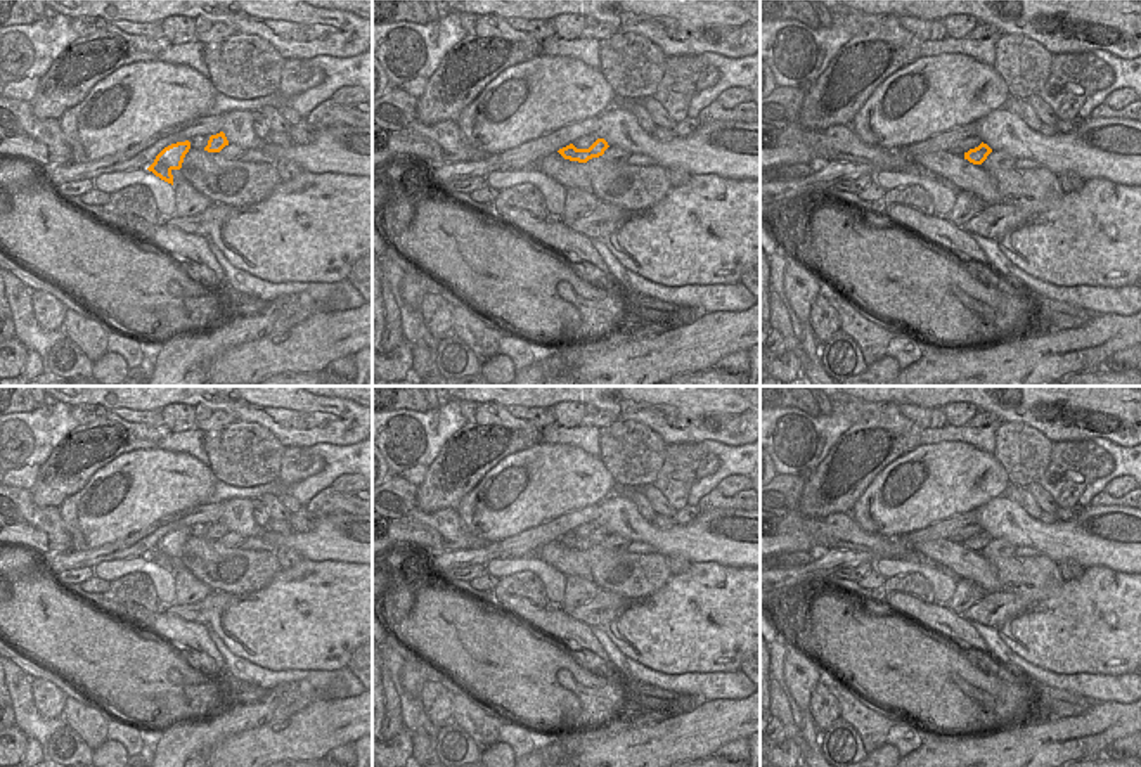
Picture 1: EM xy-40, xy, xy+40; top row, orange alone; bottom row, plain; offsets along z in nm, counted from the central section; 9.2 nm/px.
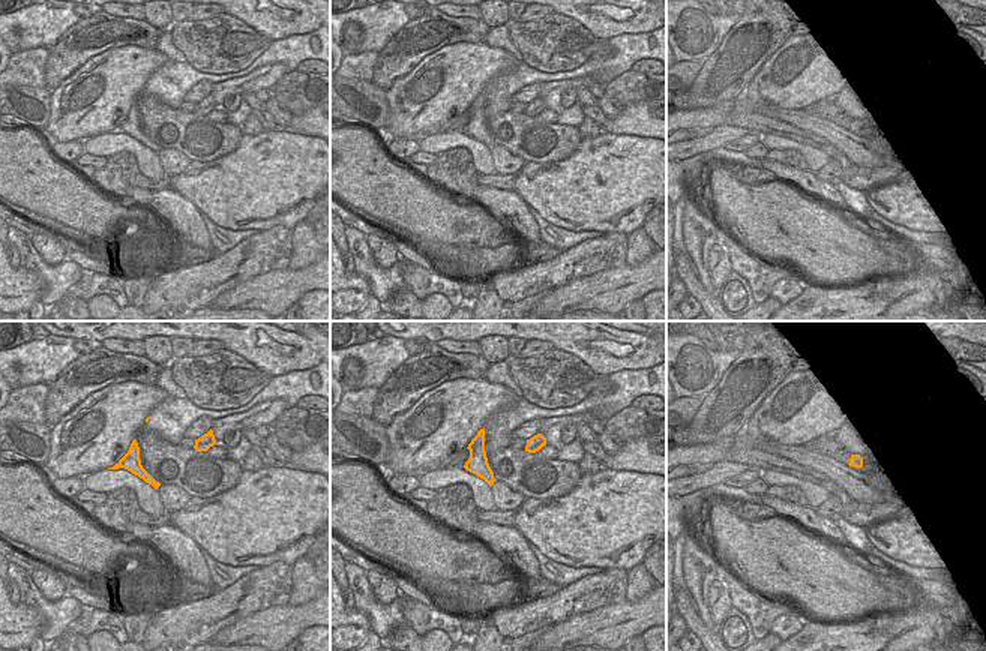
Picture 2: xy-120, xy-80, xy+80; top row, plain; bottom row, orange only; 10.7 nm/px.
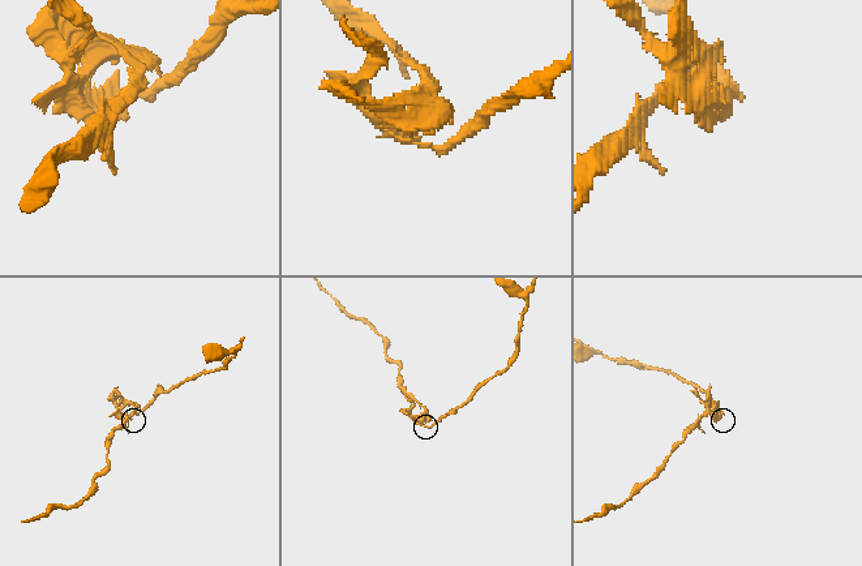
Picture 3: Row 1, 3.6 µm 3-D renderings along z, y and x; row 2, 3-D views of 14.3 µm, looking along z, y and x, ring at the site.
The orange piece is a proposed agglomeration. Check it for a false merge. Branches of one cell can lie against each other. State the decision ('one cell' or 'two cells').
two cells

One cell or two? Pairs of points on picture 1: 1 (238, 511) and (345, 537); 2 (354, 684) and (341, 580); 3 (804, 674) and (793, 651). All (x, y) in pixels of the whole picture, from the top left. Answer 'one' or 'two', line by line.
1: one
2: two
3: one

